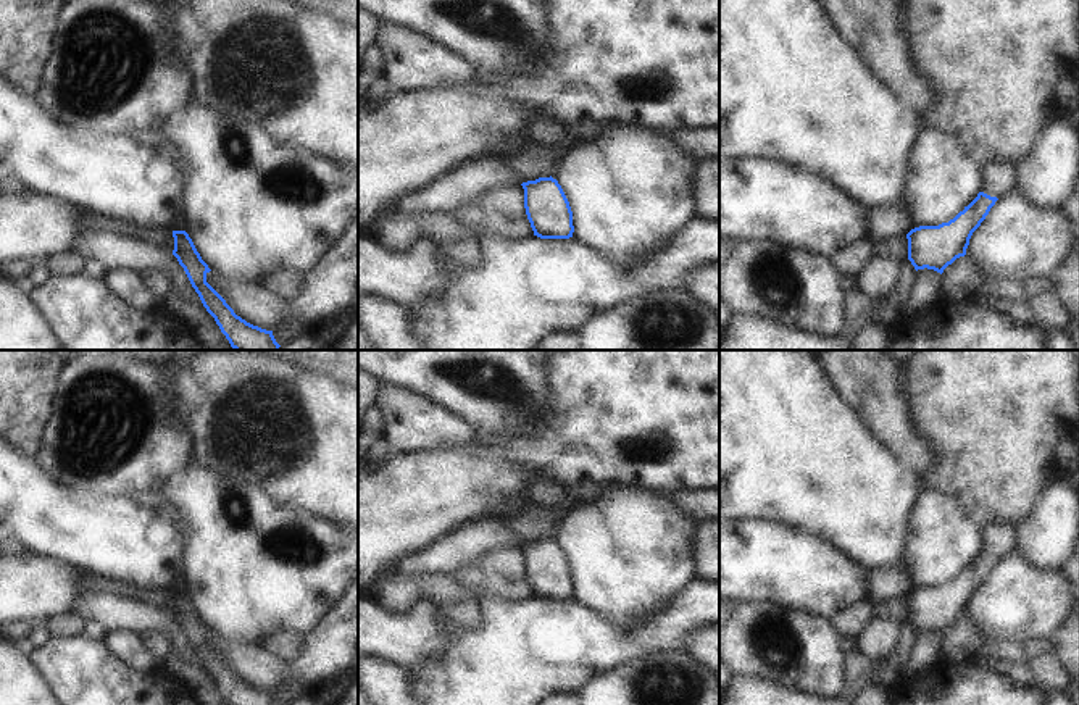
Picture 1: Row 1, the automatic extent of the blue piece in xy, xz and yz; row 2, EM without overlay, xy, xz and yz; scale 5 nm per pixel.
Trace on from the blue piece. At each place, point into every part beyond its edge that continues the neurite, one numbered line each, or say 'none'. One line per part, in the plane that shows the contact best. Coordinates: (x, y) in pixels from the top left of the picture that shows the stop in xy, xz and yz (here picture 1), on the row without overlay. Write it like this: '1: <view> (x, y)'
1: yz (1000, 538)

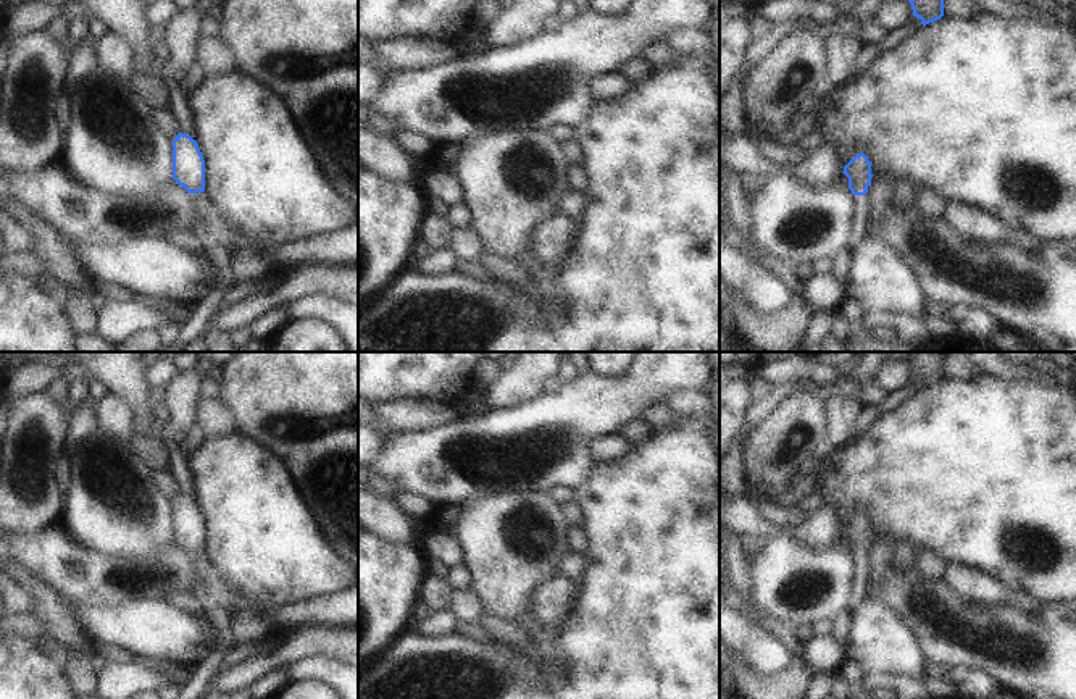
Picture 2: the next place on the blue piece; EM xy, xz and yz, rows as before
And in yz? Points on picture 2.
1: yz (862, 572)

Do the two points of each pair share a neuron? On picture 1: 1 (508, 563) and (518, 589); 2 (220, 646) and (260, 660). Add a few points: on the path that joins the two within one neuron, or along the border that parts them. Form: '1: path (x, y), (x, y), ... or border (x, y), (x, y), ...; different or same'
1: path (508, 570), (512, 583); same
2: path (229, 650), (250, 660); same

